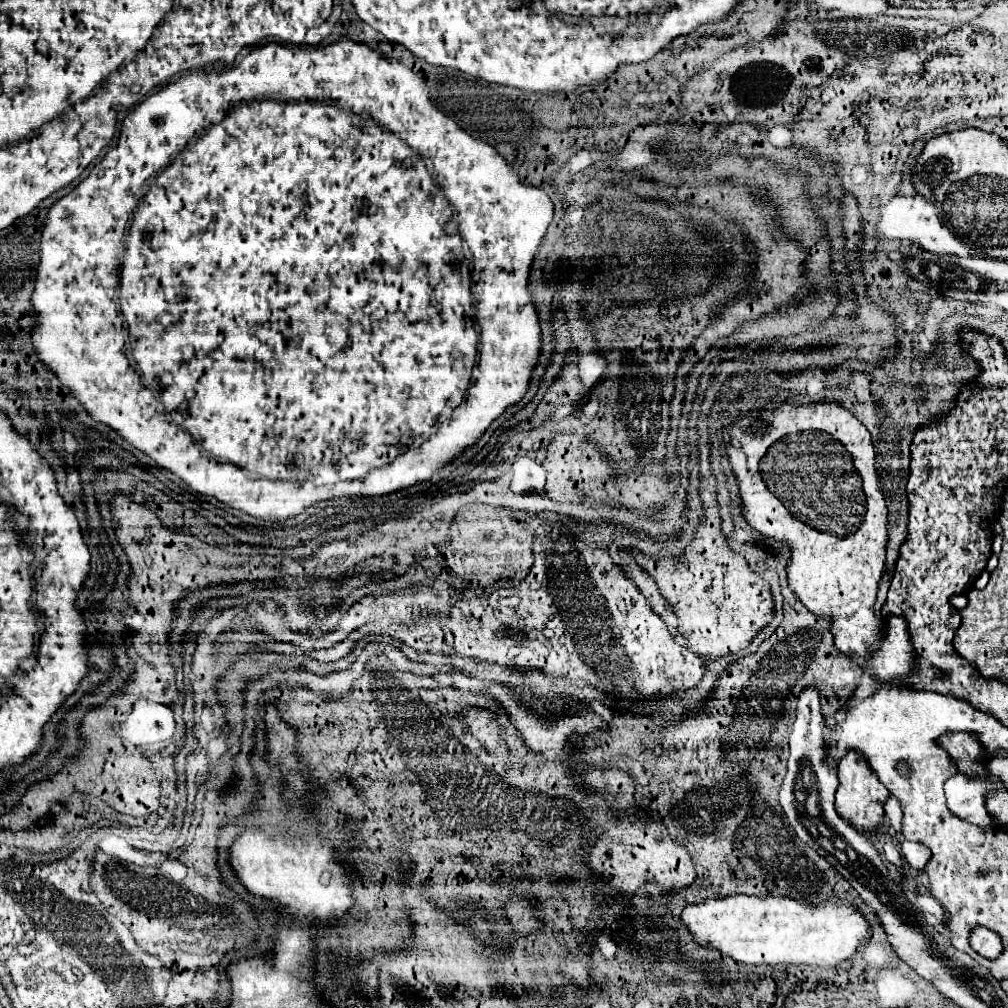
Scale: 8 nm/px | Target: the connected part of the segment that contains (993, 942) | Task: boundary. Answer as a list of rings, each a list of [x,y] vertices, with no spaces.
[[[977,927],[977,929],[973,929],[973,935],[971,935],[971,947],[979,955],[995,959],[1001,953],[1001,939],[991,929]]]

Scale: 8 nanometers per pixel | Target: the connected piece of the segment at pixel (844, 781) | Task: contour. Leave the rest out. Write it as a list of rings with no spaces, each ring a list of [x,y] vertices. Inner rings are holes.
[[[849,751],[839,761],[837,775],[841,781],[841,785],[837,789],[837,811],[841,813],[841,817],[847,817],[847,821],[857,825],[859,829],[875,829],[883,821],[883,815],[885,815],[883,805],[889,797],[889,791],[879,781],[879,777],[873,773],[873,769],[869,767],[865,755],[861,755],[857,751]]]

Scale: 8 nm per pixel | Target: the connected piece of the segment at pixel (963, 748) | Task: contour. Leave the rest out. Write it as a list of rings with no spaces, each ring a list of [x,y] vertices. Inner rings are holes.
[[[951,733],[949,737],[941,737],[941,747],[949,749],[957,767],[965,775],[987,777],[987,765],[981,763],[981,745],[967,733]]]

